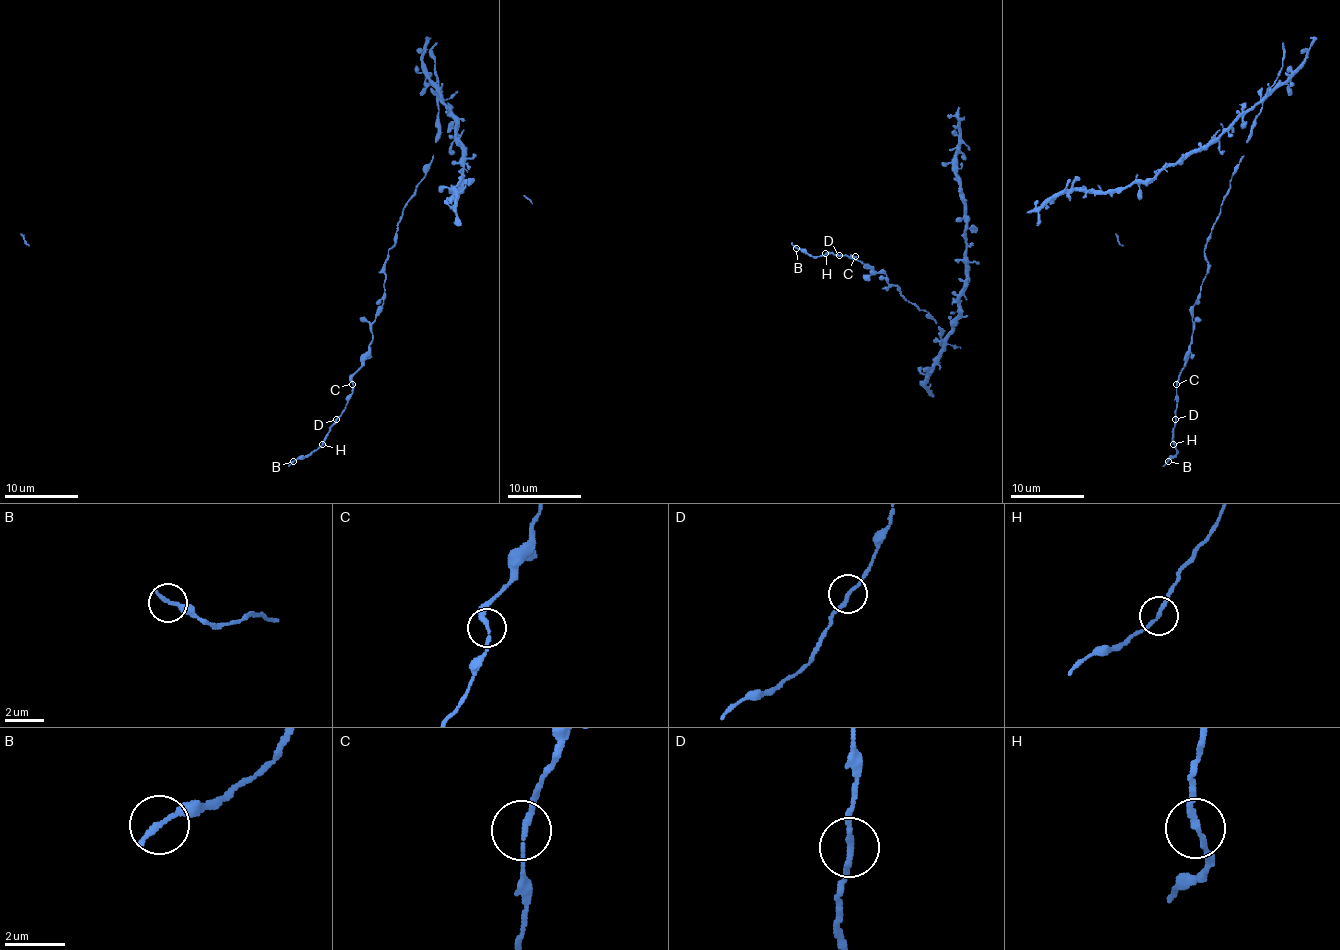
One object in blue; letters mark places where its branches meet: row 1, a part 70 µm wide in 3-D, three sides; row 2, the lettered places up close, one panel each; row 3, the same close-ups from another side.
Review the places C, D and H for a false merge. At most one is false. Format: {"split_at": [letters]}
{"split_at": []}

